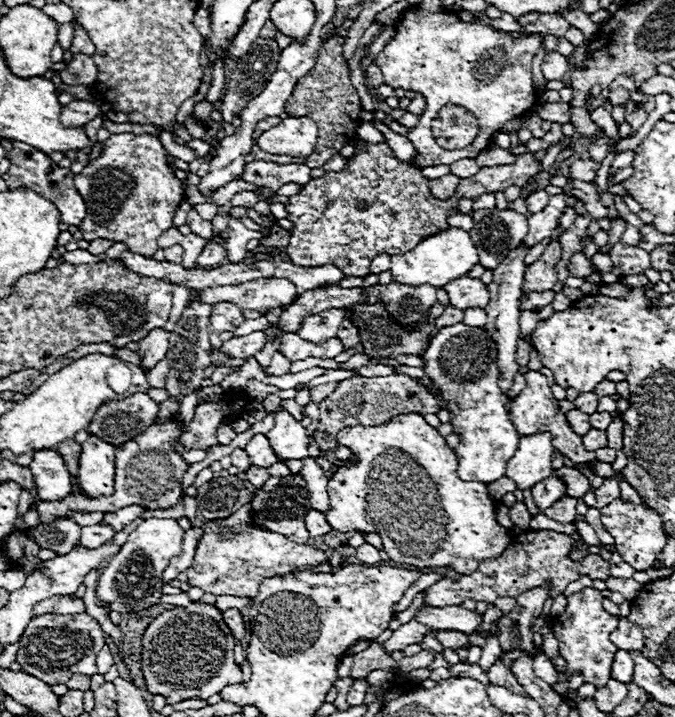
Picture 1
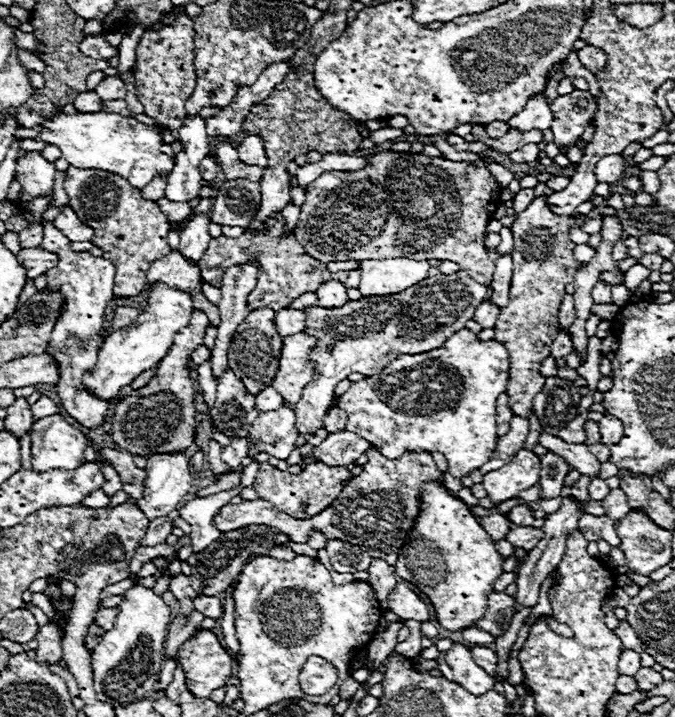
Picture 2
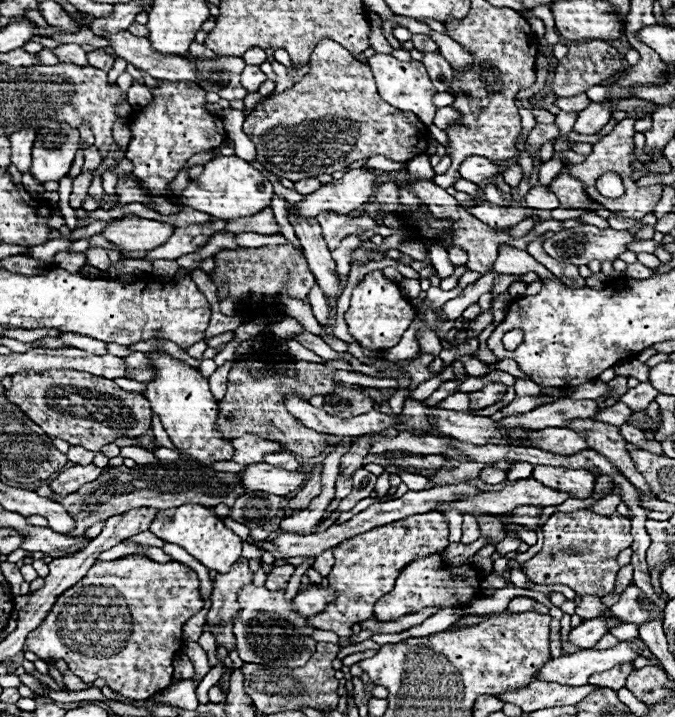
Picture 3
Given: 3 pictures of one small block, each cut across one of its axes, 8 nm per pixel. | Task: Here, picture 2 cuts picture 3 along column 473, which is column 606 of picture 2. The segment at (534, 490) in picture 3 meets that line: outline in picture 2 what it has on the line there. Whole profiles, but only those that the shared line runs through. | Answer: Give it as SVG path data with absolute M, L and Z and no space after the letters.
M620 488L610 490L610 494L608 494L600 504L604 506L606 516L610 516L614 522L616 522L616 520L622 520L622 518L630 512L630 508L628 508L628 498L626 498L626 494L624 494Z

